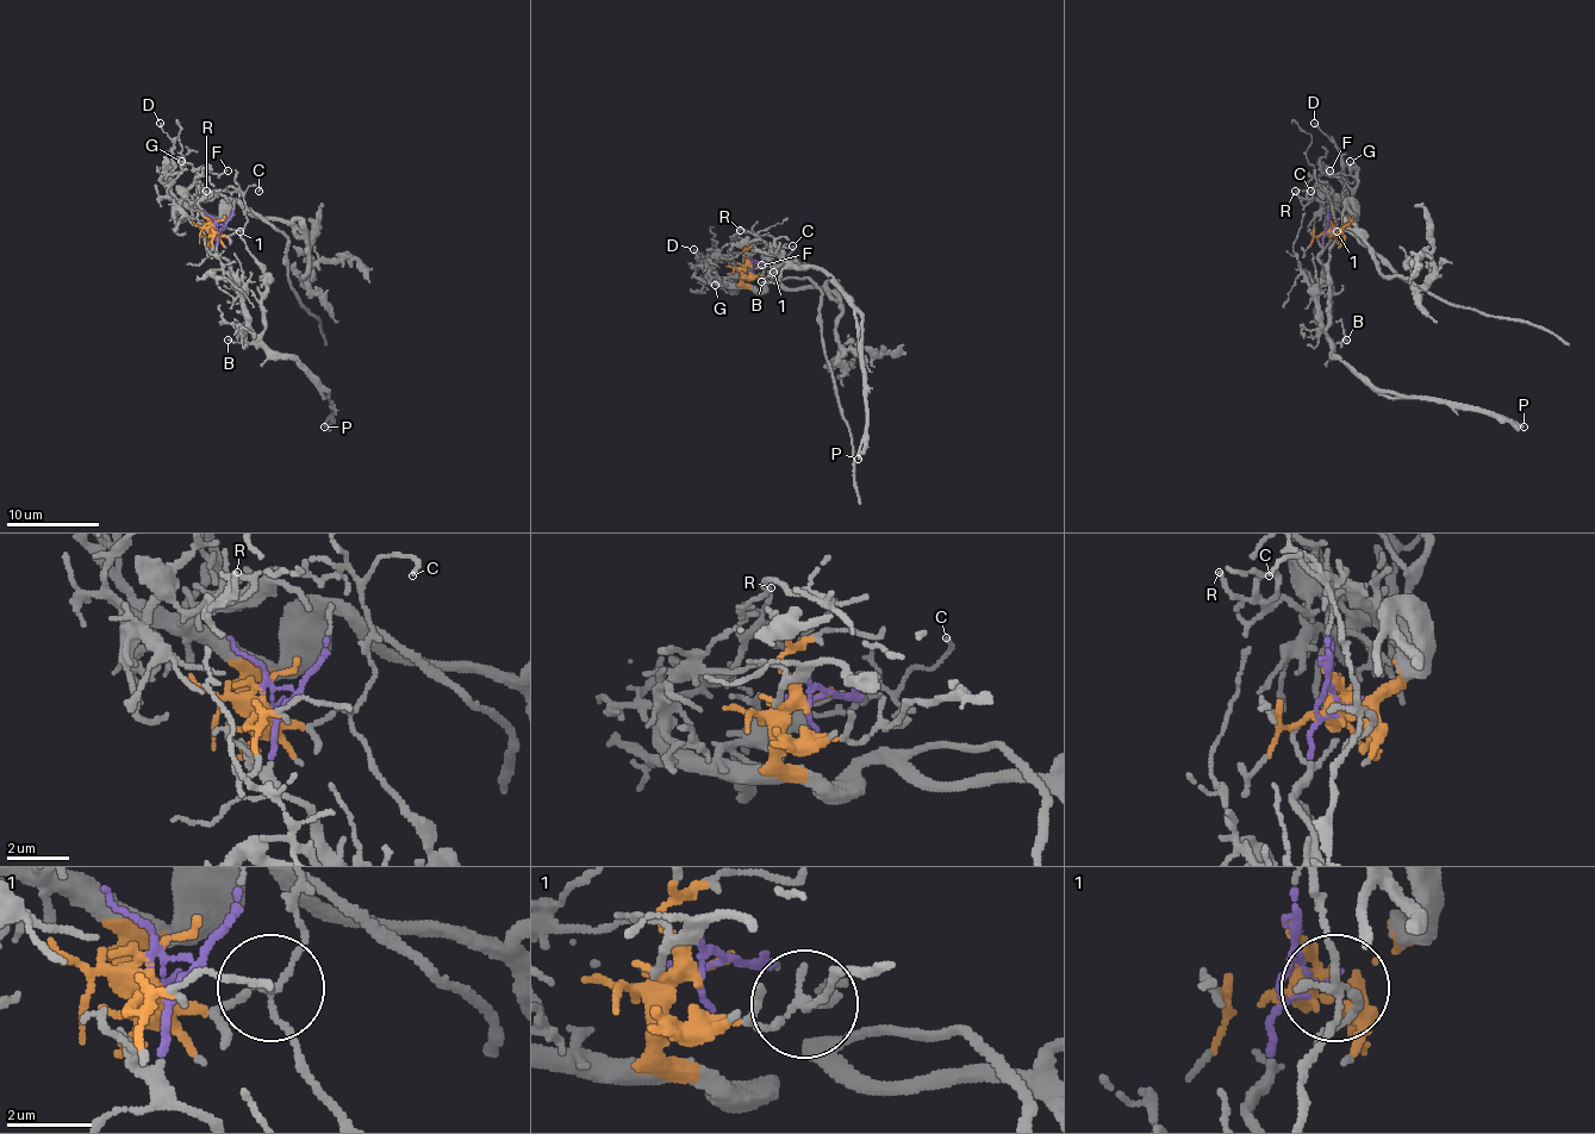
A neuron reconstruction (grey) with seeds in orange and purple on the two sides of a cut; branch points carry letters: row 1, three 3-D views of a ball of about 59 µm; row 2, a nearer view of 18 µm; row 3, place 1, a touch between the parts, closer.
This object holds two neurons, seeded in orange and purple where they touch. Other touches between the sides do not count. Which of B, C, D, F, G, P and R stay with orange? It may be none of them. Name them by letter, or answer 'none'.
D, F, G, R

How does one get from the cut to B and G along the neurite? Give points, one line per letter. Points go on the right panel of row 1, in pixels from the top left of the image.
B: (1329, 226), (1318, 256), (1322, 266), (1318, 312), (1329, 337), (1334, 342), (1349, 342), (1346, 340)
G: (1329, 229), (1339, 229), (1349, 219), (1357, 185), (1357, 170), (1350, 162)

